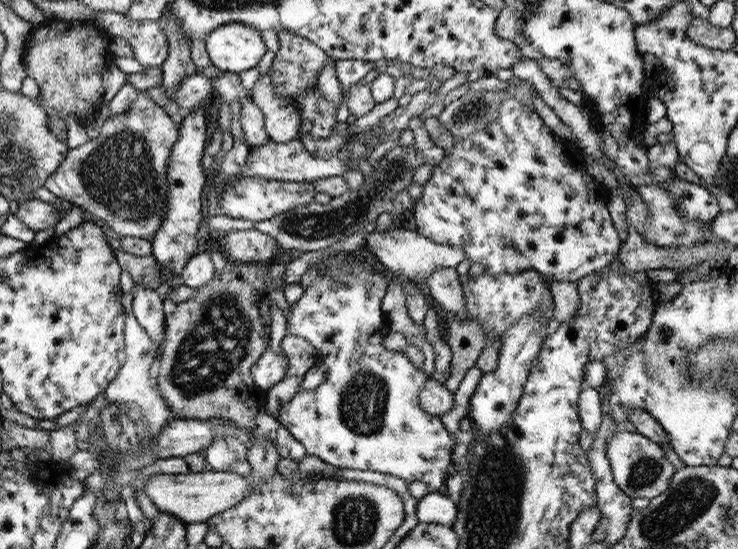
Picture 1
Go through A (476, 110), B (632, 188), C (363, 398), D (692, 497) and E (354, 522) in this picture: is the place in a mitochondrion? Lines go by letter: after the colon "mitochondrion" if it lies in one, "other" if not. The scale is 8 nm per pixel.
A: mitochondrion
B: other
C: mitochondrion
D: mitochondrion
E: mitochondrion

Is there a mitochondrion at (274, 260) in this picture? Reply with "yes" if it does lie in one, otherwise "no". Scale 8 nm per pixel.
no

